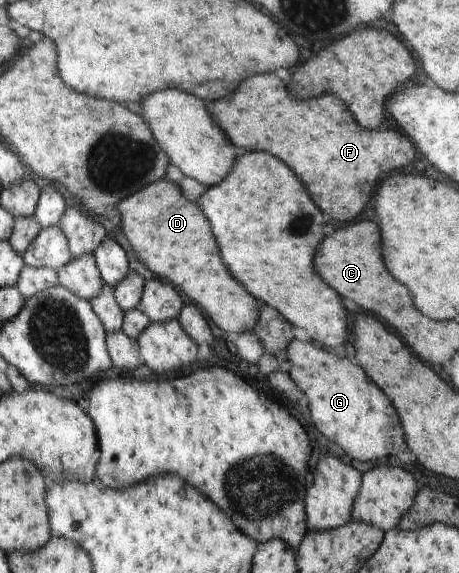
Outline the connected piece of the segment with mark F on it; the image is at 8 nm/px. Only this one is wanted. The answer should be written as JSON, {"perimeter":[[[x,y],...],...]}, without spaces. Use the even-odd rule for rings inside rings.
{"perimeter":[[[251,75],[245,81],[241,81],[233,93],[217,101],[207,102],[207,105],[207,111],[213,117],[213,121],[225,131],[228,141],[231,141],[237,150],[267,151],[273,157],[281,159],[299,177],[311,201],[321,212],[327,213],[331,222],[335,224],[345,225],[351,222],[349,219],[355,219],[371,199],[375,181],[379,181],[381,175],[387,173],[389,169],[407,165],[415,155],[407,137],[391,129],[375,131],[375,129],[359,127],[351,117],[351,113],[347,113],[343,101],[339,101],[335,95],[321,95],[303,101],[291,99],[285,93],[285,85],[275,75]]]}

